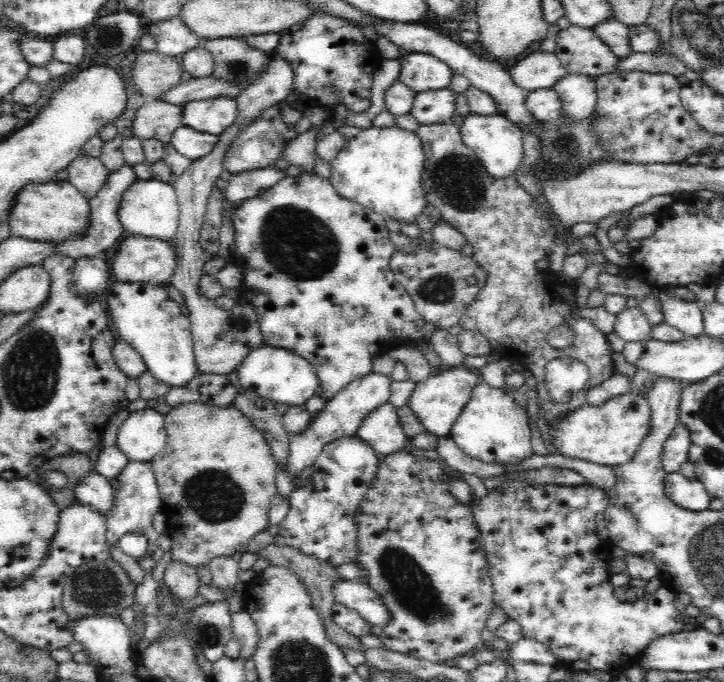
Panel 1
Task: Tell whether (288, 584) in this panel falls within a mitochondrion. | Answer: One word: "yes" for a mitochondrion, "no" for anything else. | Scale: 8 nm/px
no

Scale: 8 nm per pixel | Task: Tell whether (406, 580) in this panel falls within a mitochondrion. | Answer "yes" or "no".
yes

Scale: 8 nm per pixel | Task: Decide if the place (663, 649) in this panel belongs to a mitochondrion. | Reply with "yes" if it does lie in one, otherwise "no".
no

